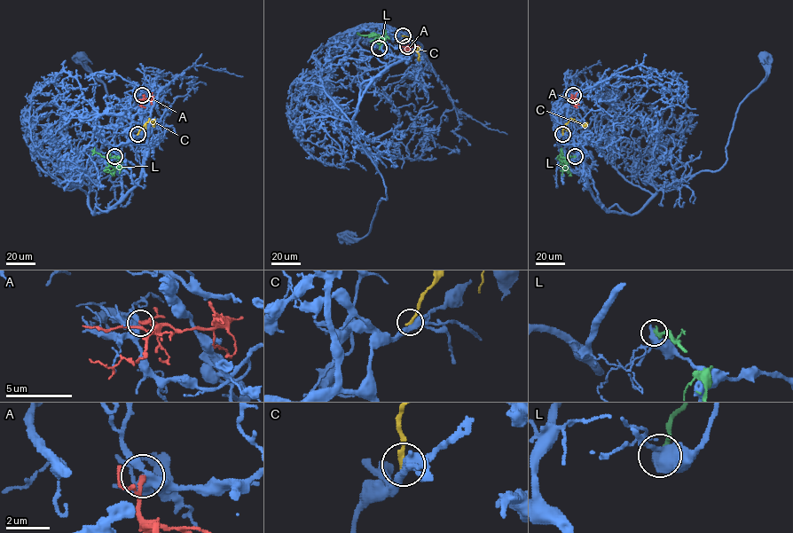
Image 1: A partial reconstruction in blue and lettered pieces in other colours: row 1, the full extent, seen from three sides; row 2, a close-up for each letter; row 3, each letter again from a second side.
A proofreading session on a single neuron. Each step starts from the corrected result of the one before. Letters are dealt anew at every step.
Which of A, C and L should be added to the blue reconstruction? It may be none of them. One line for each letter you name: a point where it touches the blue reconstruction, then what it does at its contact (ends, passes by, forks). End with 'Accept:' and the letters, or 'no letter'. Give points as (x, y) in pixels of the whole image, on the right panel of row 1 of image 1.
Accept: no letter

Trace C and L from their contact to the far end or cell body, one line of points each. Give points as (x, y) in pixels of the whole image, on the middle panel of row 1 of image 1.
C: (403, 35), (414, 43), (420, 59)
L: (379, 48), (385, 38), (380, 41), (375, 34), (372, 35), (377, 35)

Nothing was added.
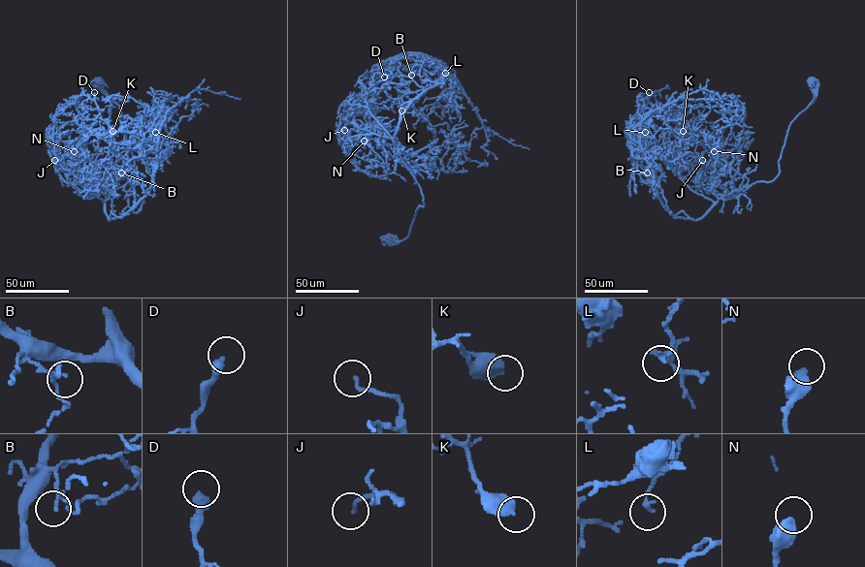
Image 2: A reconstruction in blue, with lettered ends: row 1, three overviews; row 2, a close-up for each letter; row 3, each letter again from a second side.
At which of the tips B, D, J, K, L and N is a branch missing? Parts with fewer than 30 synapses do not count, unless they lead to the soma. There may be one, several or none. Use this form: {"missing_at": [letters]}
{"missing_at": []}

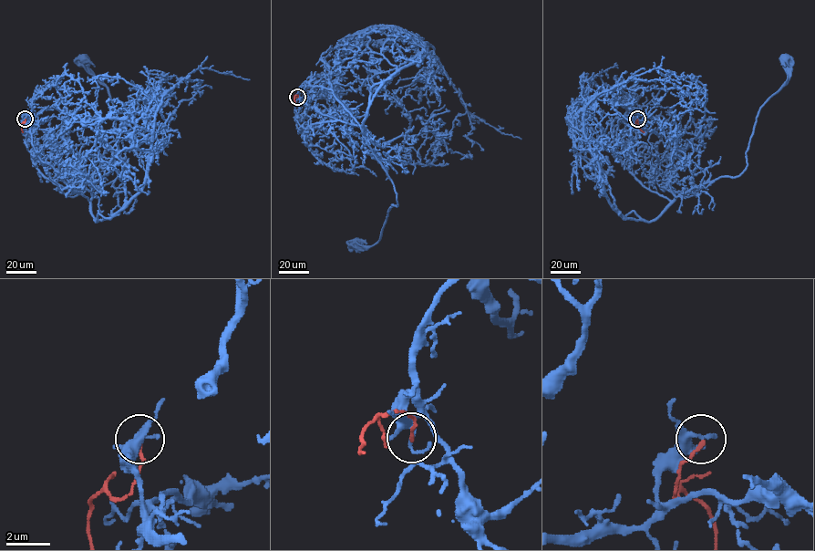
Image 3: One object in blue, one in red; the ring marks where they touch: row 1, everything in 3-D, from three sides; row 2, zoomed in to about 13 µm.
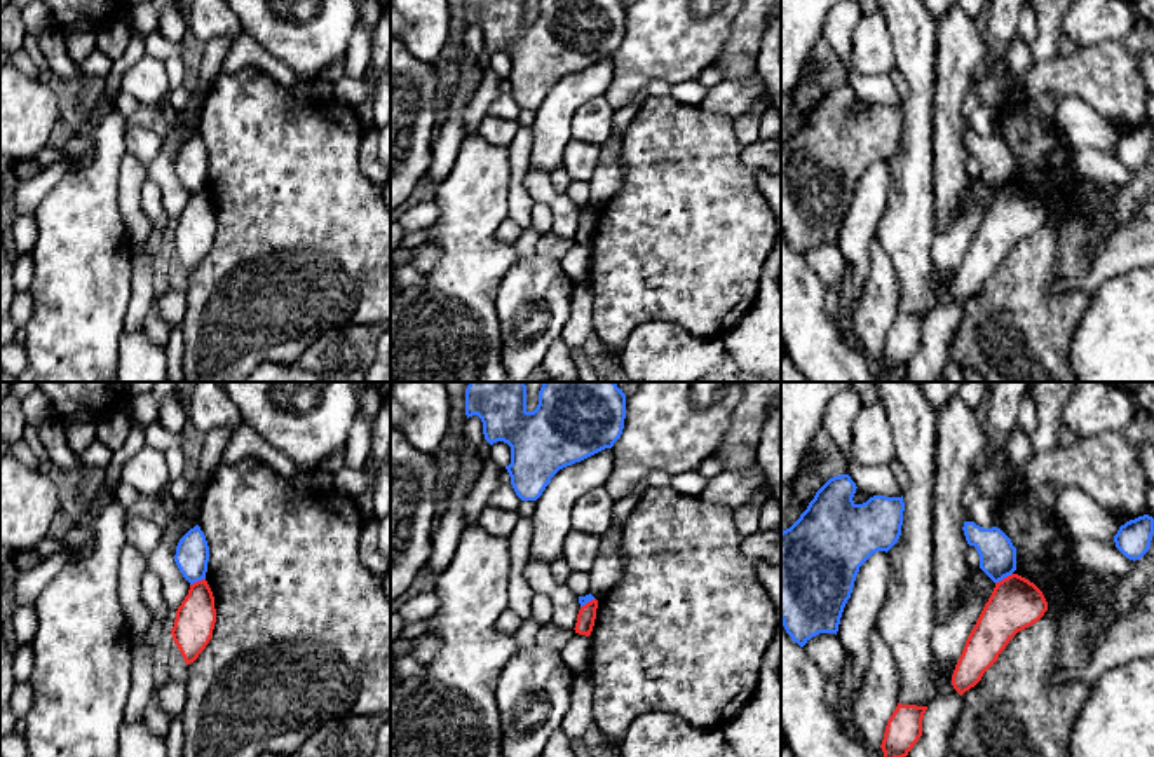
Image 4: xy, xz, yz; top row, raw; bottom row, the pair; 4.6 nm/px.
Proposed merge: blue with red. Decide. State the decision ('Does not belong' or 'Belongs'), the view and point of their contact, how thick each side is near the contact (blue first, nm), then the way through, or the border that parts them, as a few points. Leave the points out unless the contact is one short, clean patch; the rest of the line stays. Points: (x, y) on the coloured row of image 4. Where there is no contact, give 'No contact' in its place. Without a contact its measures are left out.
Does not belong. Touches blue at yz (1003, 578). Thickness 180 nm (blue) against 240 nm. Boundary: yz (1011, 572), (996, 583)

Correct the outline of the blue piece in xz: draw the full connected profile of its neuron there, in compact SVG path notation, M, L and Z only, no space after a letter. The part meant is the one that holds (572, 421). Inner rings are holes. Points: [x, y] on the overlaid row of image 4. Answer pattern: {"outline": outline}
{"outline": "M469 382L465 415L481 419L490 445L504 441L511 447L511 464L506 466L511 485L521 501L537 501L560 469L614 447L624 429L626 394L615 382L544 382L537 408L528 412L525 382Z"}

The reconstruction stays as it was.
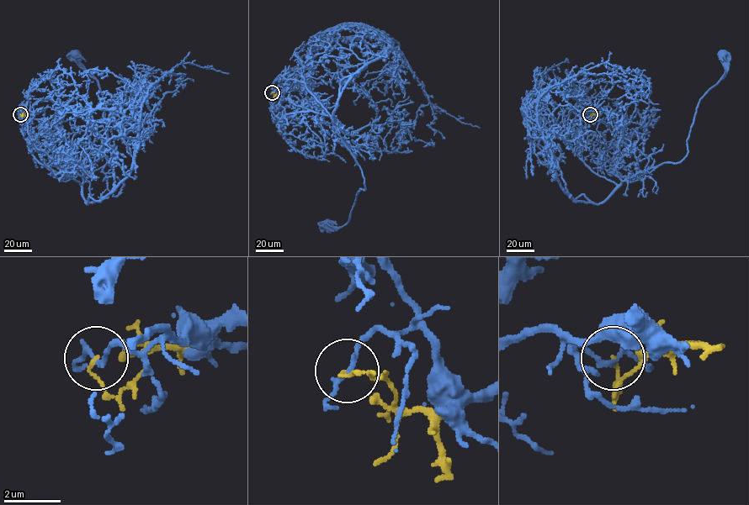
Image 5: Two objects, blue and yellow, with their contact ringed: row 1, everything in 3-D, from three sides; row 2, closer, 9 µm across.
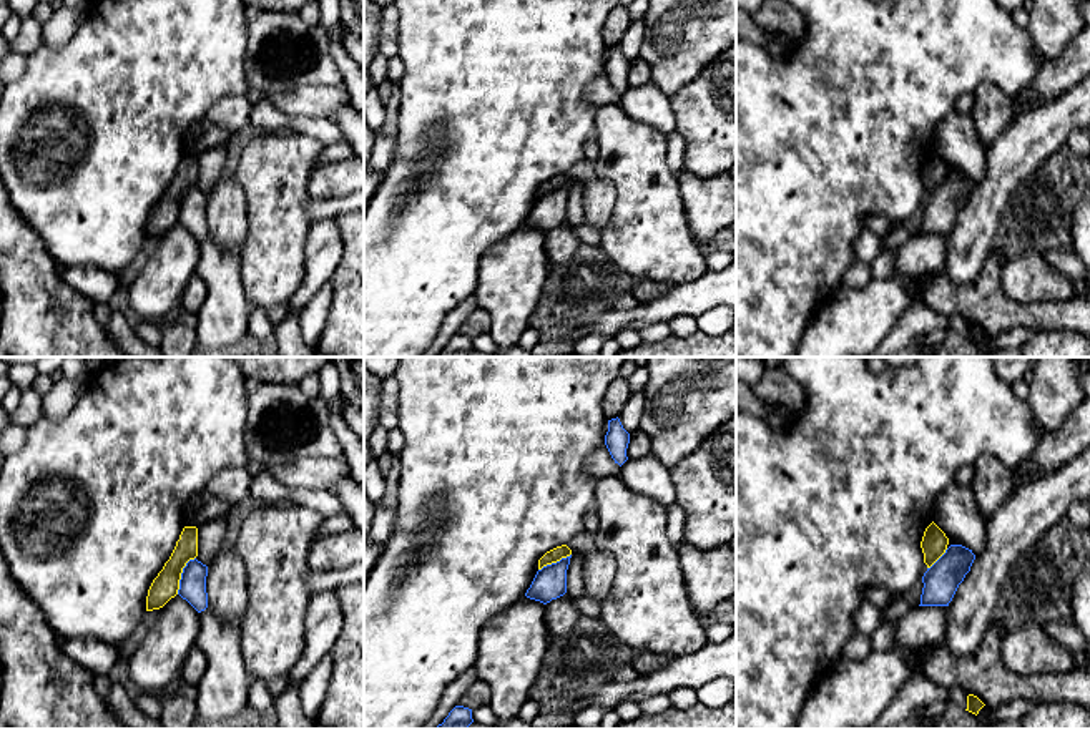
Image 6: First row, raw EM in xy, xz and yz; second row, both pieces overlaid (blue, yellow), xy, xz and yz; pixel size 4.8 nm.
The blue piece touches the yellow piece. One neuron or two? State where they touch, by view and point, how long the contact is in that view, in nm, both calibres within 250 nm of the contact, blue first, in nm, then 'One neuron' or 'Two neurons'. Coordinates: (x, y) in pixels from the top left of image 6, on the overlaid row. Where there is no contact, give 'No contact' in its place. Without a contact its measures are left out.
Touches blue at xy (181, 575). Shared border 200 nm. Thickness 130 nm (blue) against 130 nm. Two neurons

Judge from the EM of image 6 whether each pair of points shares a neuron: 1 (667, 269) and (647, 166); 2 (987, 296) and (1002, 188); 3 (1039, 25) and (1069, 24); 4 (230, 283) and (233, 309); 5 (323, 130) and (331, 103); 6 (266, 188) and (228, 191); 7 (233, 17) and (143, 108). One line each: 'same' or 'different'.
1: same
2: different
3: same
4: same
5: different
6: different
7: same

